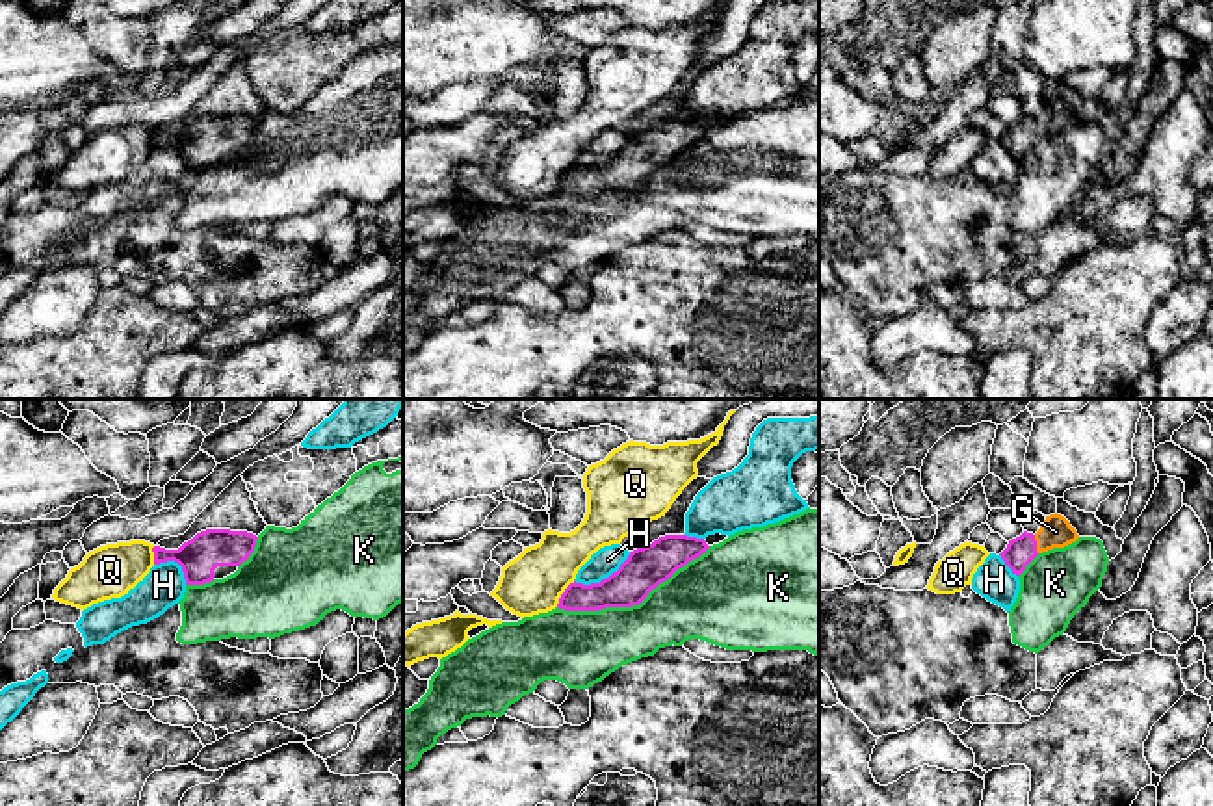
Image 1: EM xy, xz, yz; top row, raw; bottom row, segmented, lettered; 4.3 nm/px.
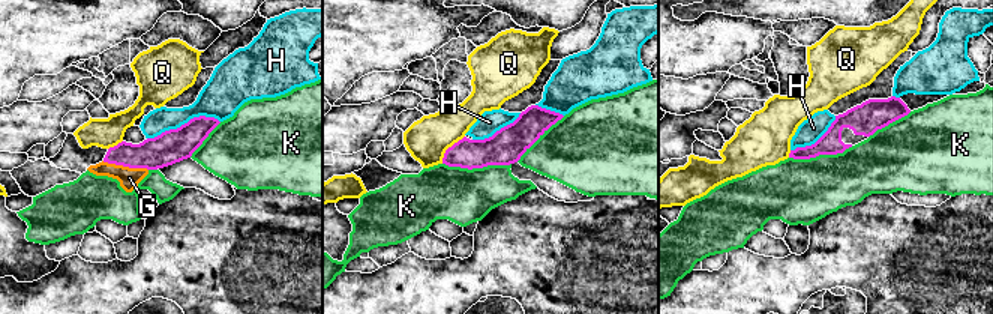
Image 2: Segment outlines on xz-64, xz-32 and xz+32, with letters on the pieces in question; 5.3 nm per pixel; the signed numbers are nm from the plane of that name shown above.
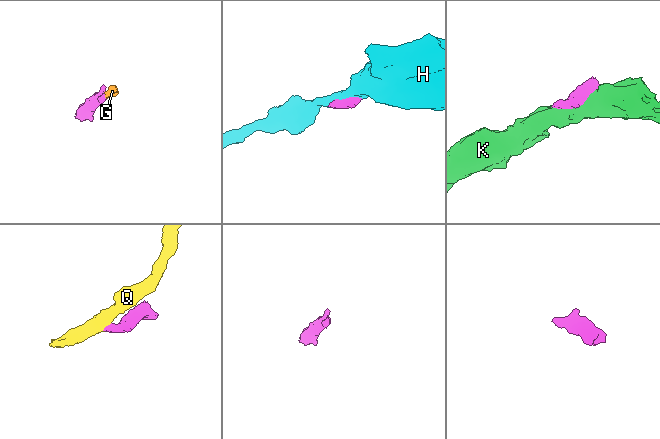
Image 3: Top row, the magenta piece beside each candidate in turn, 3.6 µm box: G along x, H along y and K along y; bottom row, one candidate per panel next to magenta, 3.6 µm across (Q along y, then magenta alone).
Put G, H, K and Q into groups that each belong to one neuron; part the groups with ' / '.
G / H / K / Q

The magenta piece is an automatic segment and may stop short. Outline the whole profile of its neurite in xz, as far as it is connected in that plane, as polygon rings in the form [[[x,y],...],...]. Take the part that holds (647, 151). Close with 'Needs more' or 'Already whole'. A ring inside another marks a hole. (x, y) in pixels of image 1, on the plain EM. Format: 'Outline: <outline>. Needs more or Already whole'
Outline: [[[659,121],[652,128],[630,136],[620,152],[600,167],[570,167],[557,191],[565,195],[600,195],[639,189],[652,173],[706,137],[708,132],[706,124],[697,121]]]. Already whole

